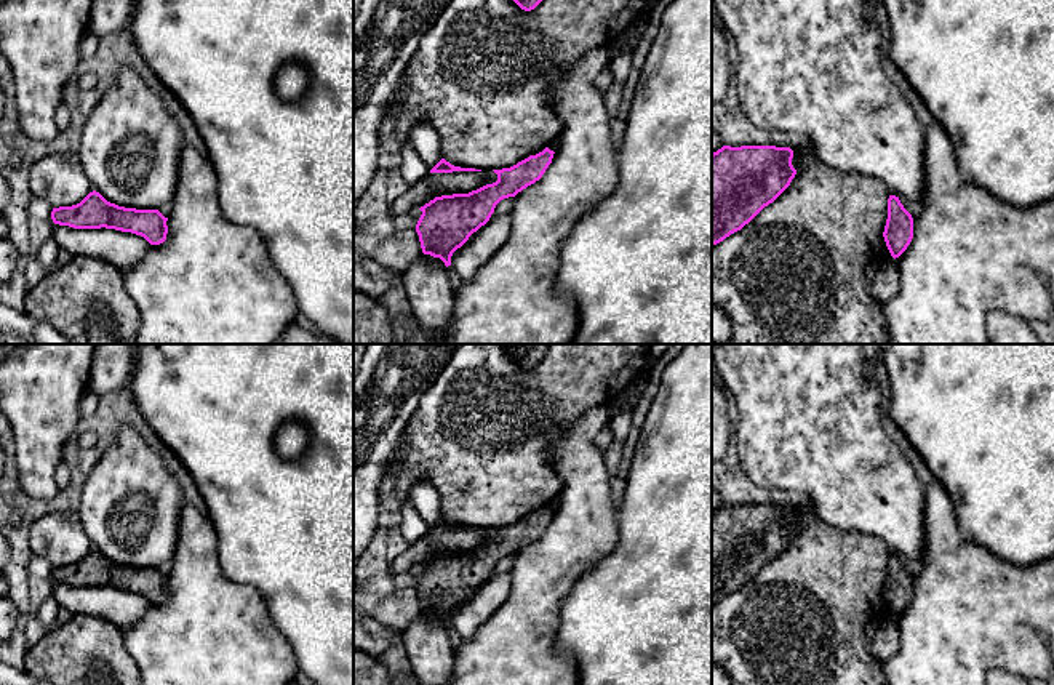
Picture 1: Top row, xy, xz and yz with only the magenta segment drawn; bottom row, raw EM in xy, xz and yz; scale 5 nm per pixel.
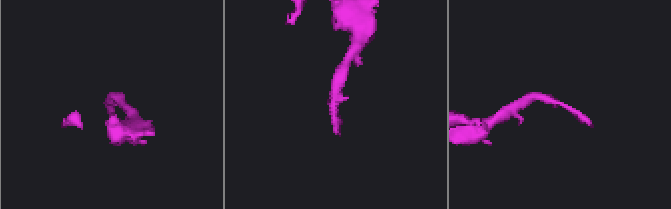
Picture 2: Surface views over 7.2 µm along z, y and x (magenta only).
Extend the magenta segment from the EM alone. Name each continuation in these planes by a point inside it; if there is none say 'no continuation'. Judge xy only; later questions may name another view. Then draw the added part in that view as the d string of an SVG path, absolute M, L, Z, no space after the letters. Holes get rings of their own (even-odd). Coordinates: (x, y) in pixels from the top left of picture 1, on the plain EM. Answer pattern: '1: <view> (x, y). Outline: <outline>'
no continuation

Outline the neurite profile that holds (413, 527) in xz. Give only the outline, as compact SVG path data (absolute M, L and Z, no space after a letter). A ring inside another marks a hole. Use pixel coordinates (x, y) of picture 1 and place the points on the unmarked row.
M405 499L401 504L401 522L400 530L403 538L413 544L430 533L429 525L422 520L422 517L416 512L411 499Z

